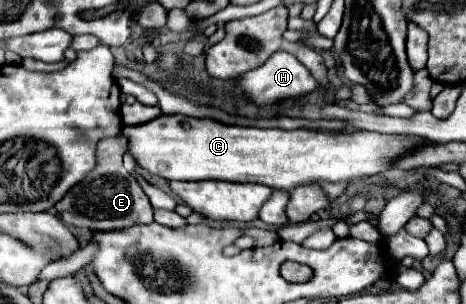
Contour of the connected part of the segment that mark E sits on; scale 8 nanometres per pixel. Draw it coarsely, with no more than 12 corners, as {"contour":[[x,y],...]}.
{"contour":[[123,138],[97,144],[97,166],[57,204],[91,232],[153,222],[123,168]]}

